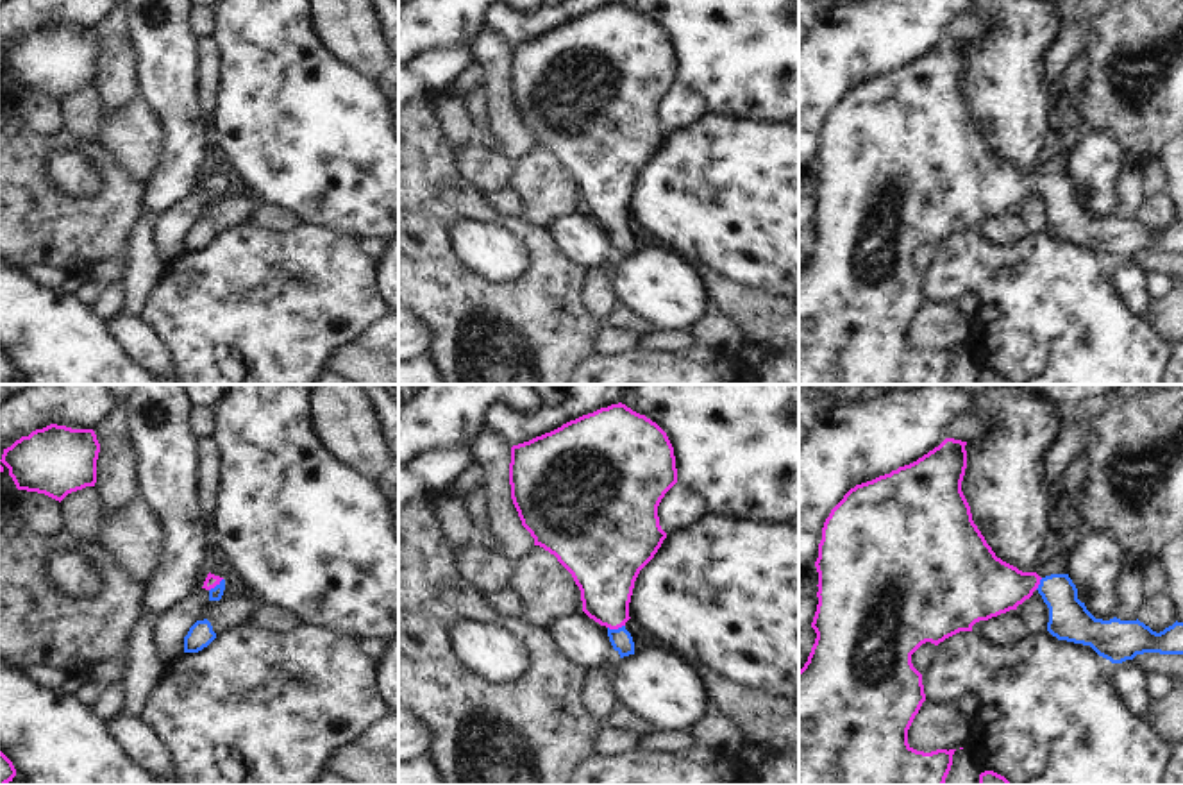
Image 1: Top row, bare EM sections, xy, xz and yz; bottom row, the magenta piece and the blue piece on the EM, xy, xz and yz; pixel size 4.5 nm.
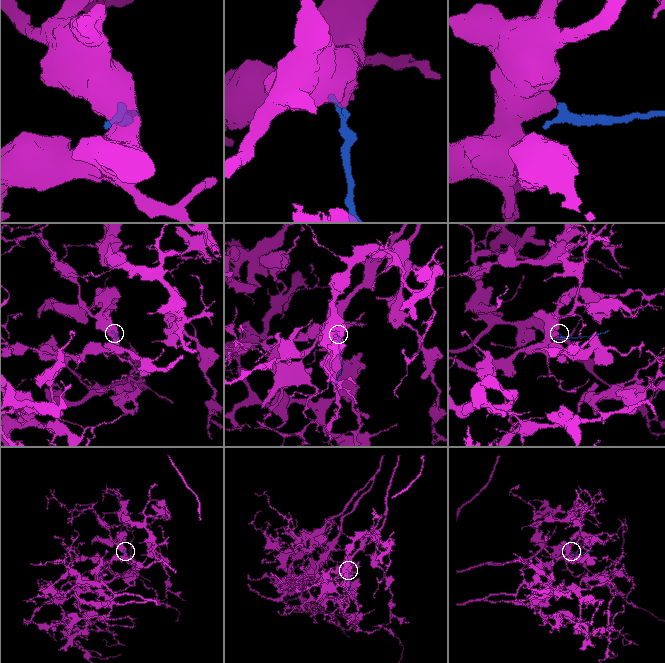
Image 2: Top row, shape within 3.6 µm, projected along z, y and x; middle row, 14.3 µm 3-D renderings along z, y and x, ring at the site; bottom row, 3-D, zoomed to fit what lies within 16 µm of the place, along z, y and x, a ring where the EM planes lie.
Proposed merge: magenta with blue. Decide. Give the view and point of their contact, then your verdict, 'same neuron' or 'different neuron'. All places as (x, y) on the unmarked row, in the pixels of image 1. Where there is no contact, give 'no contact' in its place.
xz (615, 227) | same neuron

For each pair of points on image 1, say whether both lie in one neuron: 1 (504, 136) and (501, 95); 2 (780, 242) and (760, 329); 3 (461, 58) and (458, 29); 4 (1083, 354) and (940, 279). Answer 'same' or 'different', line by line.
1: same
2: different
3: different
4: same

